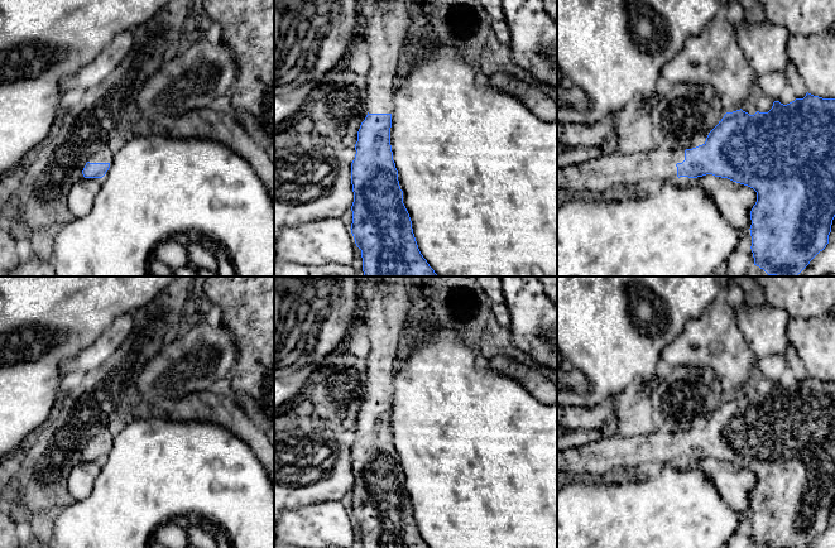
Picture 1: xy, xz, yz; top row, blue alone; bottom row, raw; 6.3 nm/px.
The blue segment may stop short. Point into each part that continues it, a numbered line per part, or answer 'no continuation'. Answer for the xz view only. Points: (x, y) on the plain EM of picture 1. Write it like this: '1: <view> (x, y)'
1: xz (385, 315)

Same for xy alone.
1: xy (104, 438)

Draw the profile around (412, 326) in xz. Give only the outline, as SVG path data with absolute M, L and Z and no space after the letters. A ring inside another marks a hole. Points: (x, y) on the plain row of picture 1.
M412 311L412 313L407 321L405 330L404 330L402 351L405 351L408 348L408 346L417 338L417 330L418 330L418 323L414 317L414 312Z

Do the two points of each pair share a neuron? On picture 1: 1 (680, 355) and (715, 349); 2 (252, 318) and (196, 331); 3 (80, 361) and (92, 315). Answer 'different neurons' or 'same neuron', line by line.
1: same neuron
2: different neurons
3: different neurons

